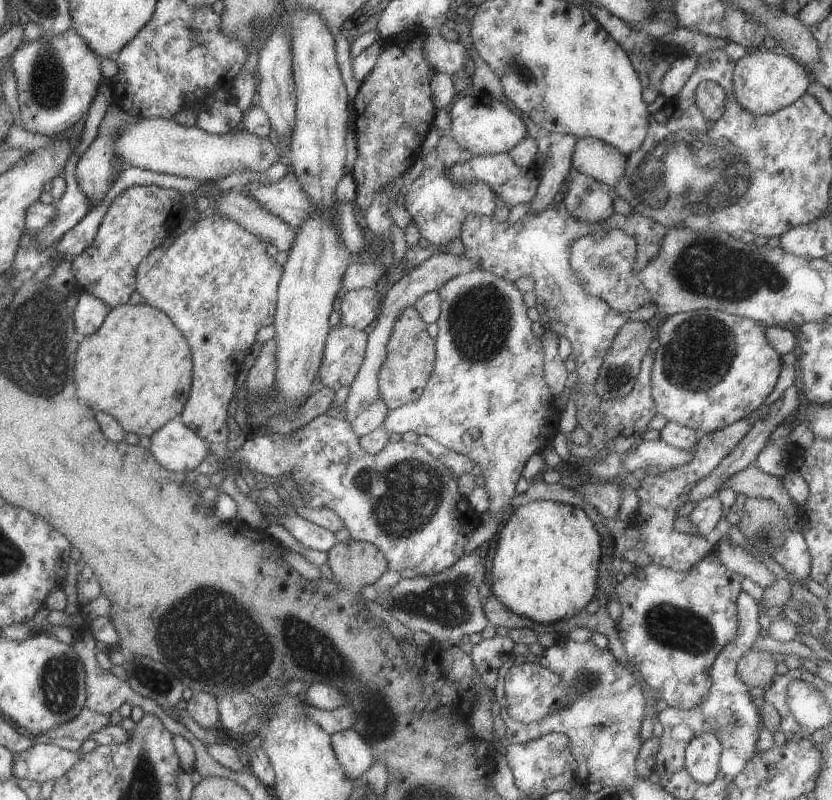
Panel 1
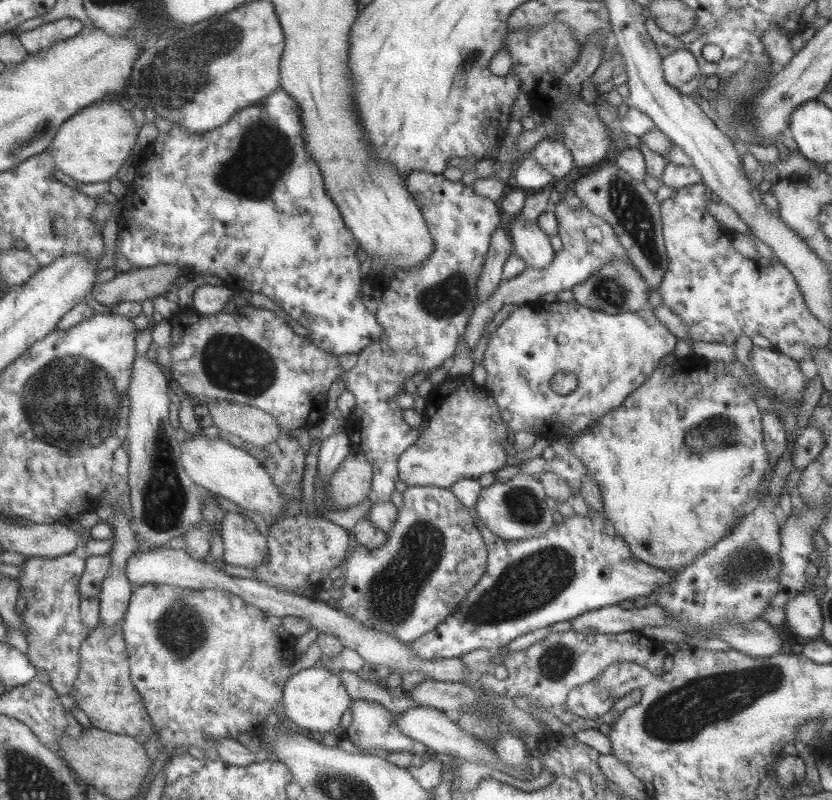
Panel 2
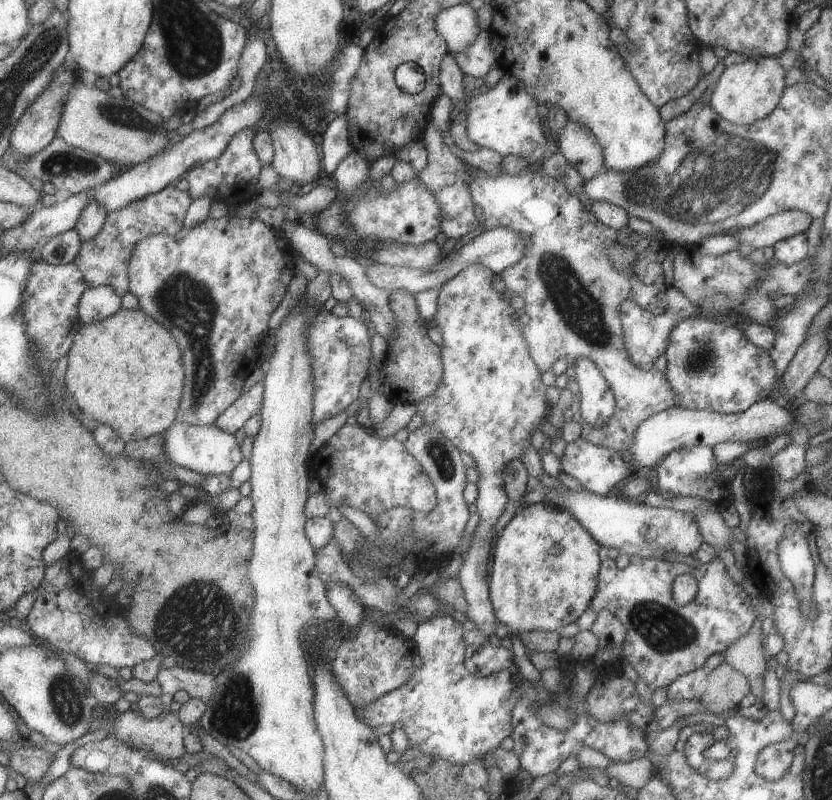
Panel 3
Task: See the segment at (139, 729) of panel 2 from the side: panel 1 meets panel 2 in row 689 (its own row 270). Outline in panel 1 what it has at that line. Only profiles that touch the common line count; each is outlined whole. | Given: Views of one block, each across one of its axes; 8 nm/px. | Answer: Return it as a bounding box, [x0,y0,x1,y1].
[71,185,185,308]

